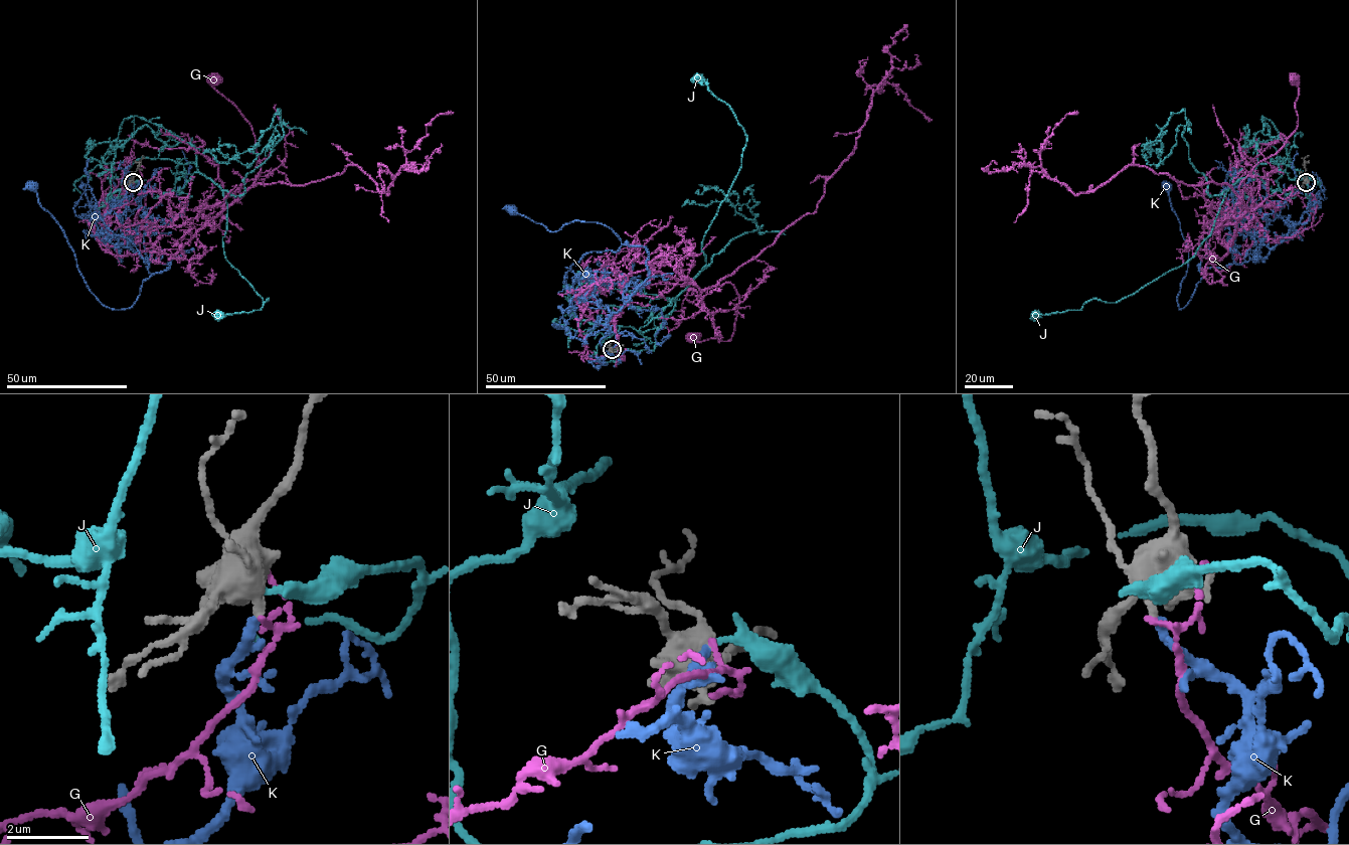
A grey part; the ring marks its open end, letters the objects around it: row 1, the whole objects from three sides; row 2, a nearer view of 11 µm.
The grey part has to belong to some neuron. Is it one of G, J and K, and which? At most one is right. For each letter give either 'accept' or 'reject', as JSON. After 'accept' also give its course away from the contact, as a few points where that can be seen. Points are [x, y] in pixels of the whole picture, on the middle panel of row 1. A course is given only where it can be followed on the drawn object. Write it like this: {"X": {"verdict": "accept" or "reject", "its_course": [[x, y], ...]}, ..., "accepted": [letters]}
{"G": {"verdict": "reject"}, "J": {"verdict": "reject"}, "K": {"verdict": "accept", "its_course": [[612, 348], [600, 340], [647, 277], [647, 249], [596, 222], [554, 232], [511, 209]]}, "accepted": ["K"]}

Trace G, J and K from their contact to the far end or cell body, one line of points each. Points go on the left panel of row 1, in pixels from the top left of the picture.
G: (133, 183), (103, 201), (100, 240), (120, 256), (174, 255), (251, 185), (261, 170), (256, 136), (214, 78)
J: (133, 181), (118, 177), (135, 160), (167, 158), (196, 163), (222, 191), (225, 258), (268, 299), (219, 314)
K: (133, 183), (121, 223), (129, 242), (170, 265), (144, 280), (125, 309), (91, 291), (32, 184)

